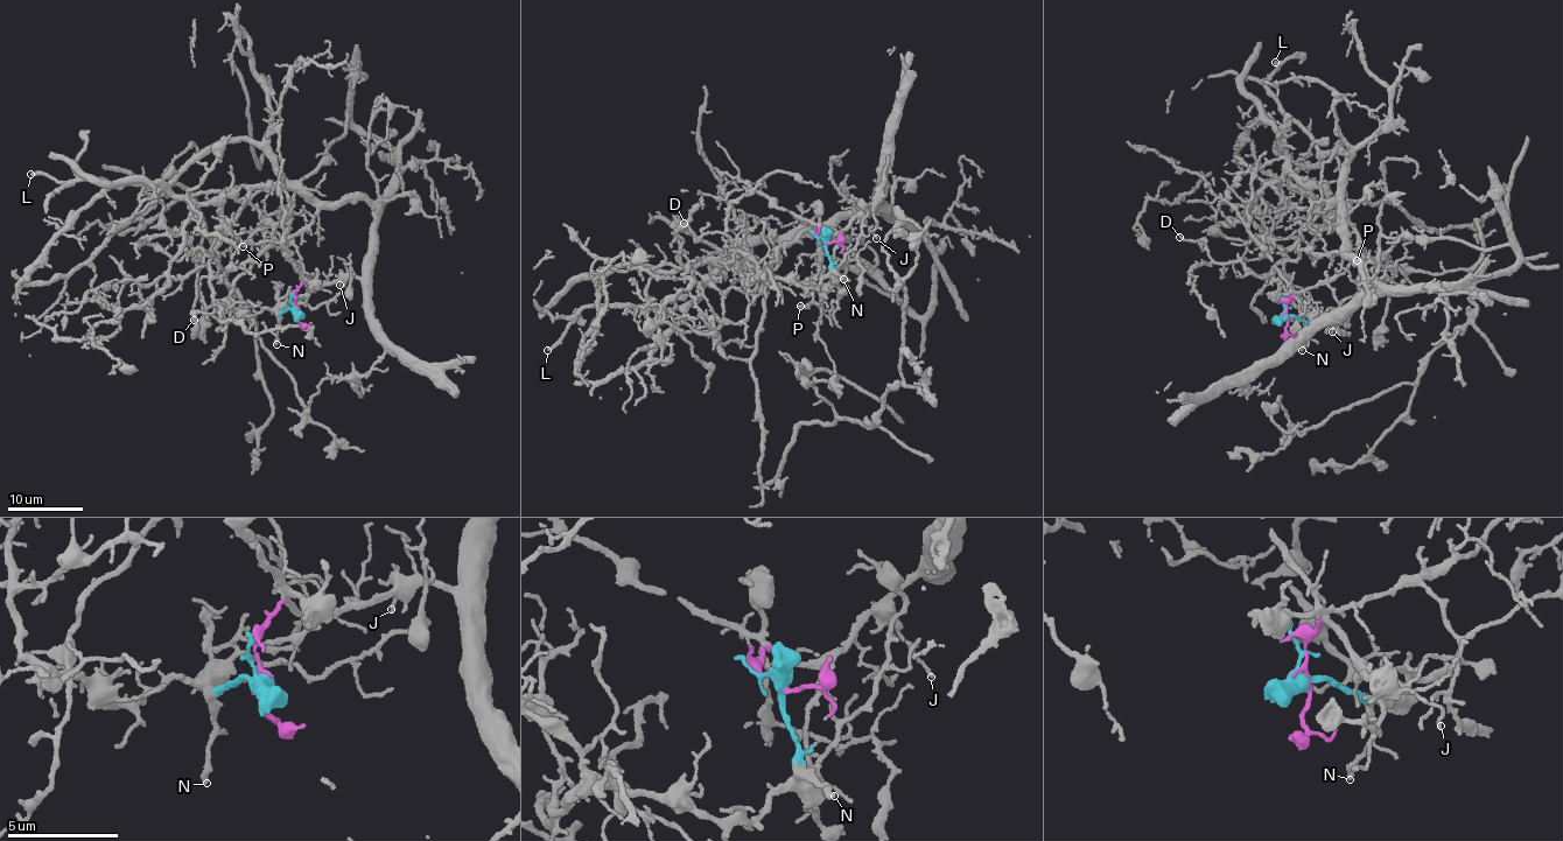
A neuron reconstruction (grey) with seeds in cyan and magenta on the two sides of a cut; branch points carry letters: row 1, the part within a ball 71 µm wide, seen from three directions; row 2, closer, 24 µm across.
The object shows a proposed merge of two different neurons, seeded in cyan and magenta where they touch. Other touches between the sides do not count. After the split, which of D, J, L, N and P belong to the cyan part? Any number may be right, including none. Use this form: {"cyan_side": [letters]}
{"cyan_side": ["D", "N"]}

